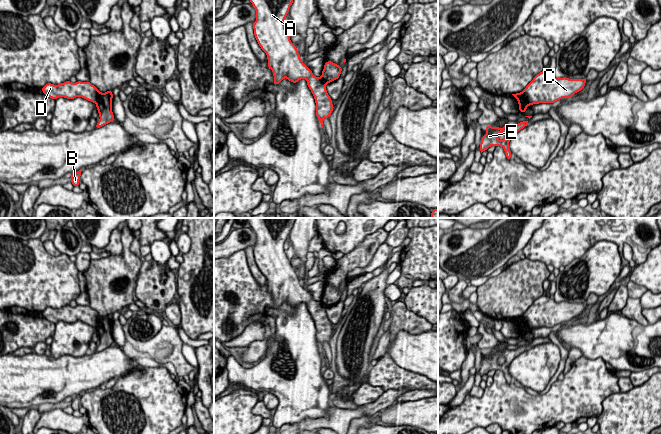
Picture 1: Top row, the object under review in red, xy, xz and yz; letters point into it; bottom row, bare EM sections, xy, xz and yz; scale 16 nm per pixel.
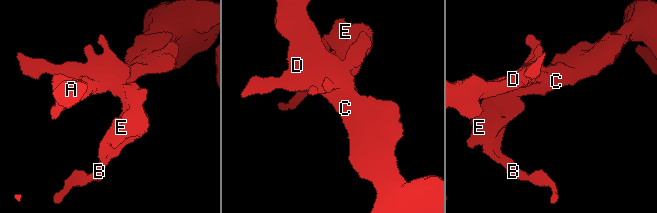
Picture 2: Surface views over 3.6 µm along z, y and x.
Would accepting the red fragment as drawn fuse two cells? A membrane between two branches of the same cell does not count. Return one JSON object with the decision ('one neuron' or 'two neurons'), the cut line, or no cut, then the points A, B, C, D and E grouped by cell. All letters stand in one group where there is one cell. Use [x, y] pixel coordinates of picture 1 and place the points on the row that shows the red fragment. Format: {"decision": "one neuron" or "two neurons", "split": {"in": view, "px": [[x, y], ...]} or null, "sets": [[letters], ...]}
{"decision": "two neurons", "split": {"in": "yz", "px": [[519, 93], [529, 104]]}, "sets": [["A", "C", "D"], ["B", "E"]]}

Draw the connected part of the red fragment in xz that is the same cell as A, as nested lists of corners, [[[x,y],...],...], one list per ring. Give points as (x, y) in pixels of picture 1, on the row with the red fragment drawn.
[[[250,0],[256,10],[253,23],[255,38],[266,53],[268,68],[274,76],[273,85],[284,78],[292,83],[305,79],[316,103],[316,116],[323,128],[323,119],[329,118],[334,106],[327,93],[326,82],[316,77],[303,63],[296,46],[291,42],[284,20],[293,0]]]

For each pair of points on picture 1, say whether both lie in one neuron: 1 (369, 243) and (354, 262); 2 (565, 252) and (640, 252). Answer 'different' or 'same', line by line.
1: same
2: same

